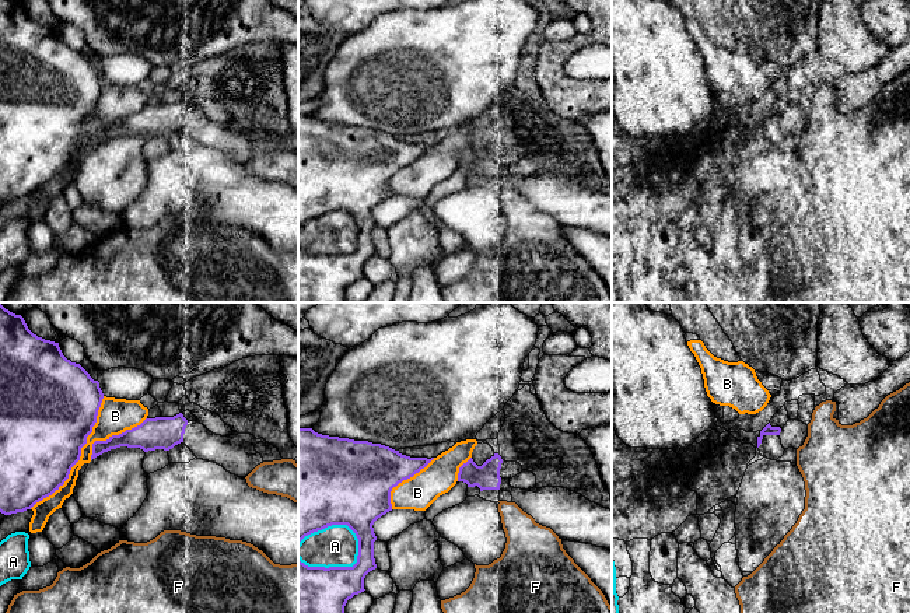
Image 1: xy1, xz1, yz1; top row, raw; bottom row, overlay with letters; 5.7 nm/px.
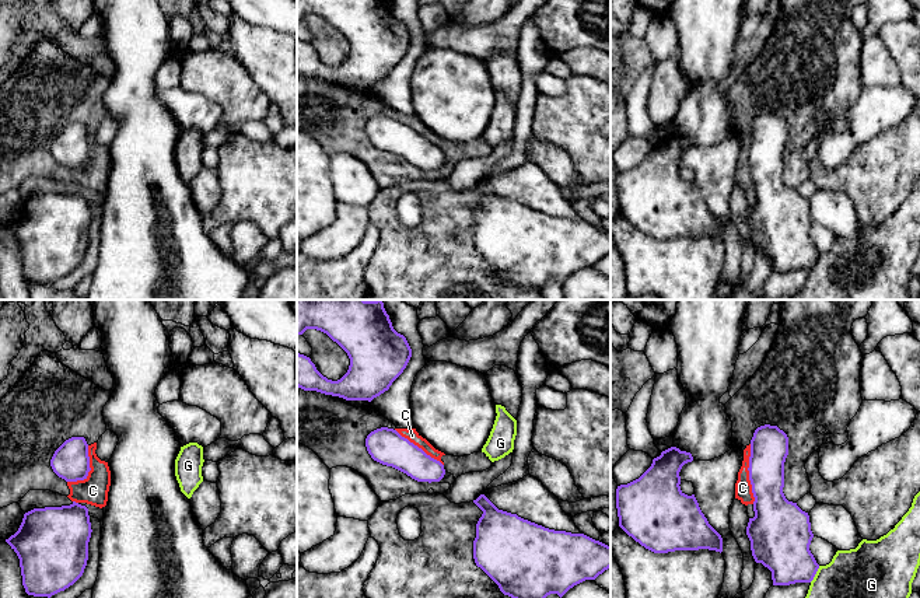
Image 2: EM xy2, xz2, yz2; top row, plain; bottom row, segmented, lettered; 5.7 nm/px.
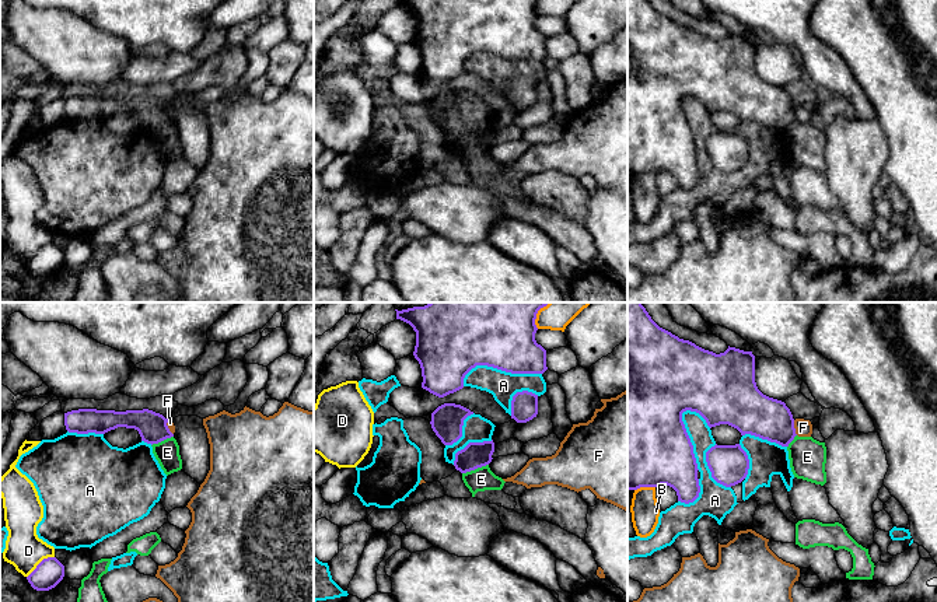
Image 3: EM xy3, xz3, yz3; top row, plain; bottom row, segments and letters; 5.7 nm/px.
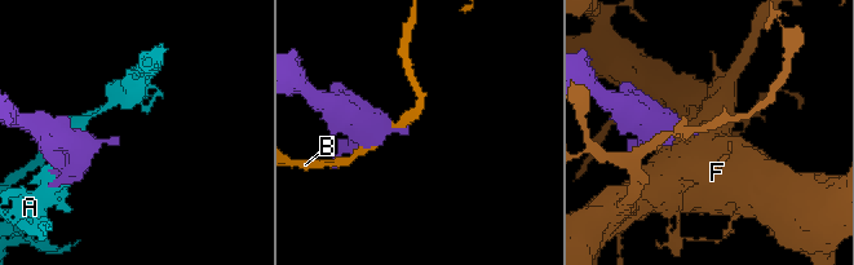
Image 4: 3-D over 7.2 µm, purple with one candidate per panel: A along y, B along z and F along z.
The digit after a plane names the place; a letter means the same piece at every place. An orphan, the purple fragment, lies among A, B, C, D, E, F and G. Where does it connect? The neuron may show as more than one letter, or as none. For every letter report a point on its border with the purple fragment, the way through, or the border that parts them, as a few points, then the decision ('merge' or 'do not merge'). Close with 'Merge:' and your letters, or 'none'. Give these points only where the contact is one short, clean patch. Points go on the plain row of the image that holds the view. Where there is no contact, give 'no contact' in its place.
A: meets purple in xz1 at (338, 254); do not merge
B: meets purple in xy1 at (80, 142); do not merge
C: meets purple in yz2 at (749, 160); do not merge
D: meets purple in xy3 at (39, 249); do not merge
E: meets purple in xz3 at (475, 154); border along xz3 (488, 150), (462, 160); do not merge
F: meets purple in yz3 at (793, 114); border along yz3 (793, 107), (797, 121); do not merge
G: meets purple in yz2 at (815, 259); do not merge
Merge: none

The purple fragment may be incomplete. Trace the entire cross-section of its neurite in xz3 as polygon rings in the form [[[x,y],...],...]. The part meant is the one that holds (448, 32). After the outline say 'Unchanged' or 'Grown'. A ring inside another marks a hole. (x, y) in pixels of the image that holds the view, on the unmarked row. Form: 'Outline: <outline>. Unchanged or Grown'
Outline: [[[396,0],[416,18],[413,42],[422,55],[422,74],[444,84],[464,74],[465,62],[476,52],[511,60],[543,60],[546,36],[536,29],[536,0]]]. Unchanged

